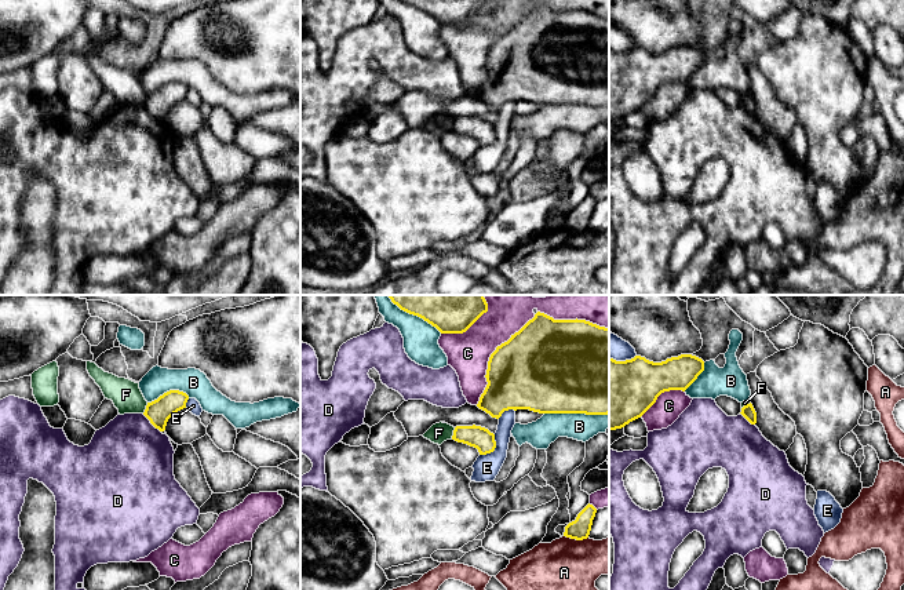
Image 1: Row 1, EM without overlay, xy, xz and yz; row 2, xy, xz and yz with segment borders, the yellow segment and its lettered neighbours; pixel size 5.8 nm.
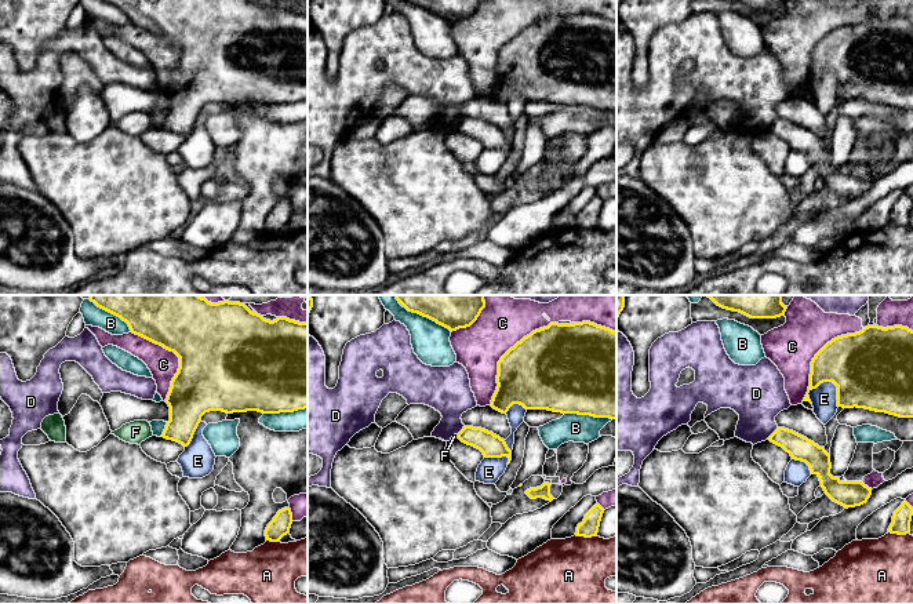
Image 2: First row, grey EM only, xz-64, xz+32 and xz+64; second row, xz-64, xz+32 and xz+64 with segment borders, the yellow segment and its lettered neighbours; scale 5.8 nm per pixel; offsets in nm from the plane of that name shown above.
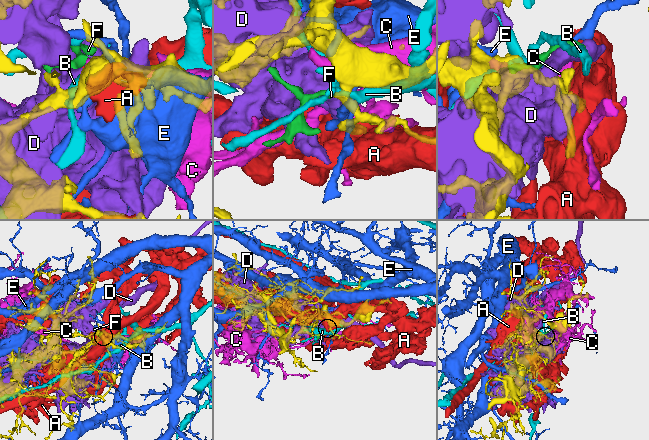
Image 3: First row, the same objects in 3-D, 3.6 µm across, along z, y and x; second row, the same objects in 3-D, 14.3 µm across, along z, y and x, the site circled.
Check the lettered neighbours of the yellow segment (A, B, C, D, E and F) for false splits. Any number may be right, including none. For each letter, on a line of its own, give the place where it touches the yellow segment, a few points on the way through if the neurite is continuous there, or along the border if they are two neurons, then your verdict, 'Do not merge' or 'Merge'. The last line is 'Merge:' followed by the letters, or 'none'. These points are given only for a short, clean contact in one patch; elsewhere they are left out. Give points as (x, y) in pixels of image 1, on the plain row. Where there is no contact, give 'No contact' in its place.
A: Touches yellow at xz (576, 230). Do not merge
B: Touches yellow at xz (576, 104). Do not merge
C: Touches yellow at xz (489, 48). Do not merge
D: Touches yellow at xy (152, 115). Do not merge
E: Touches yellow at xz (494, 141). Do not merge
F: Touches yellow at xy (146, 99). Boundary: xy (148, 94), (142, 104). Do not merge
Merge: none

